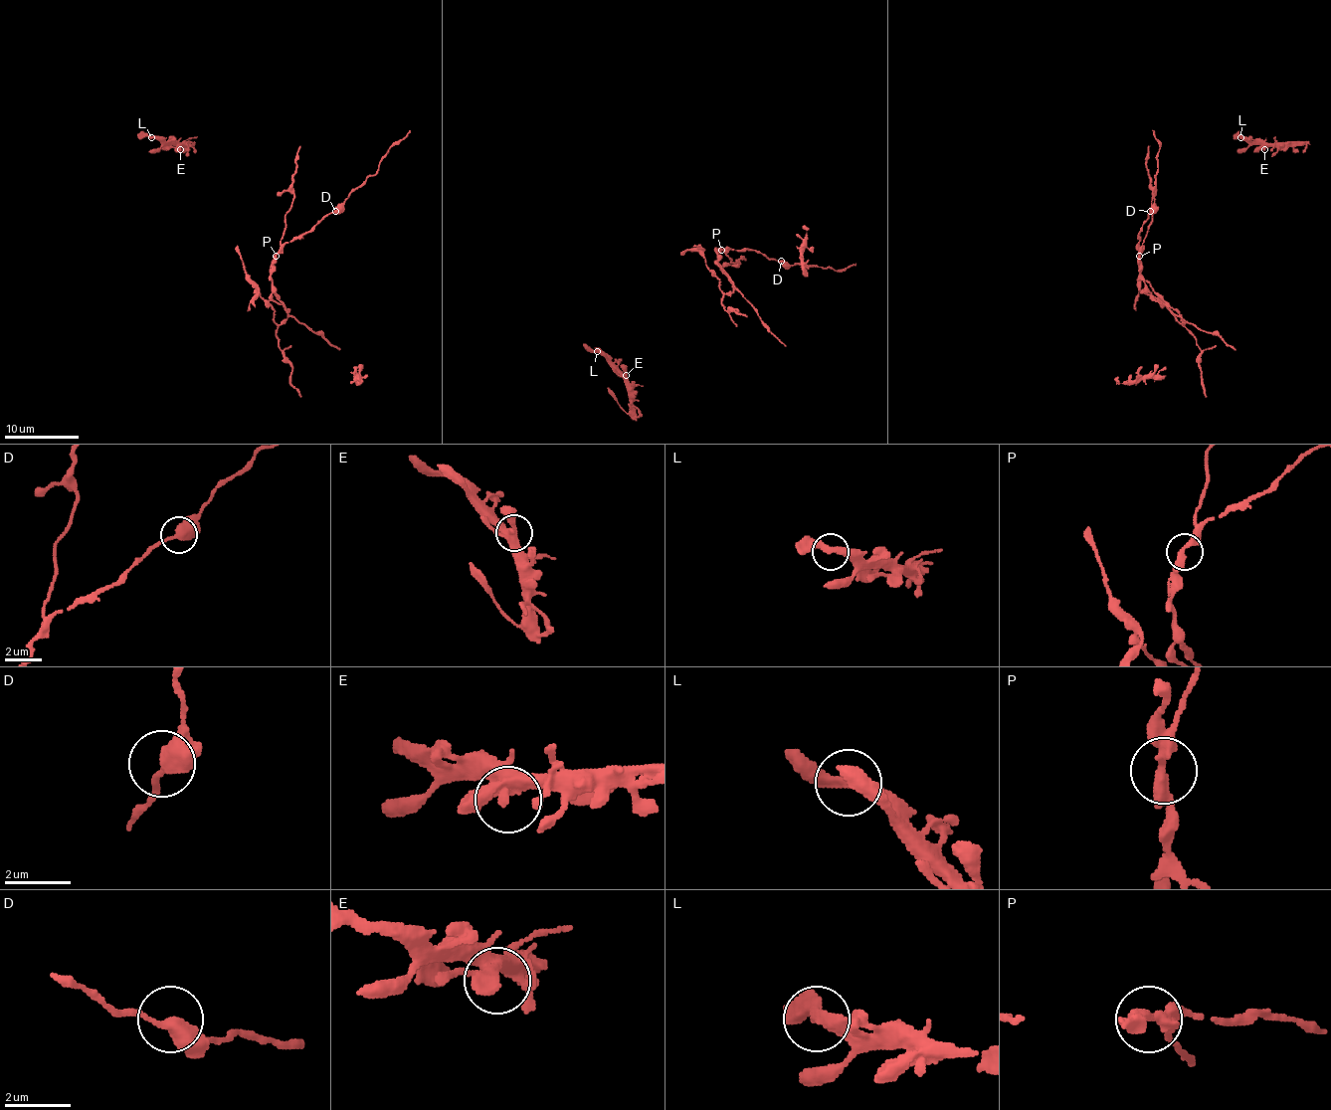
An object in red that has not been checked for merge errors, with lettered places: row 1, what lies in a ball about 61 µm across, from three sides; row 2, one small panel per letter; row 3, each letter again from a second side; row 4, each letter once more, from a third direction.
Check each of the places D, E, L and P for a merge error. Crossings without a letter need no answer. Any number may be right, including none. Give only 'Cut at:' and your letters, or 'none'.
Cut at: P

